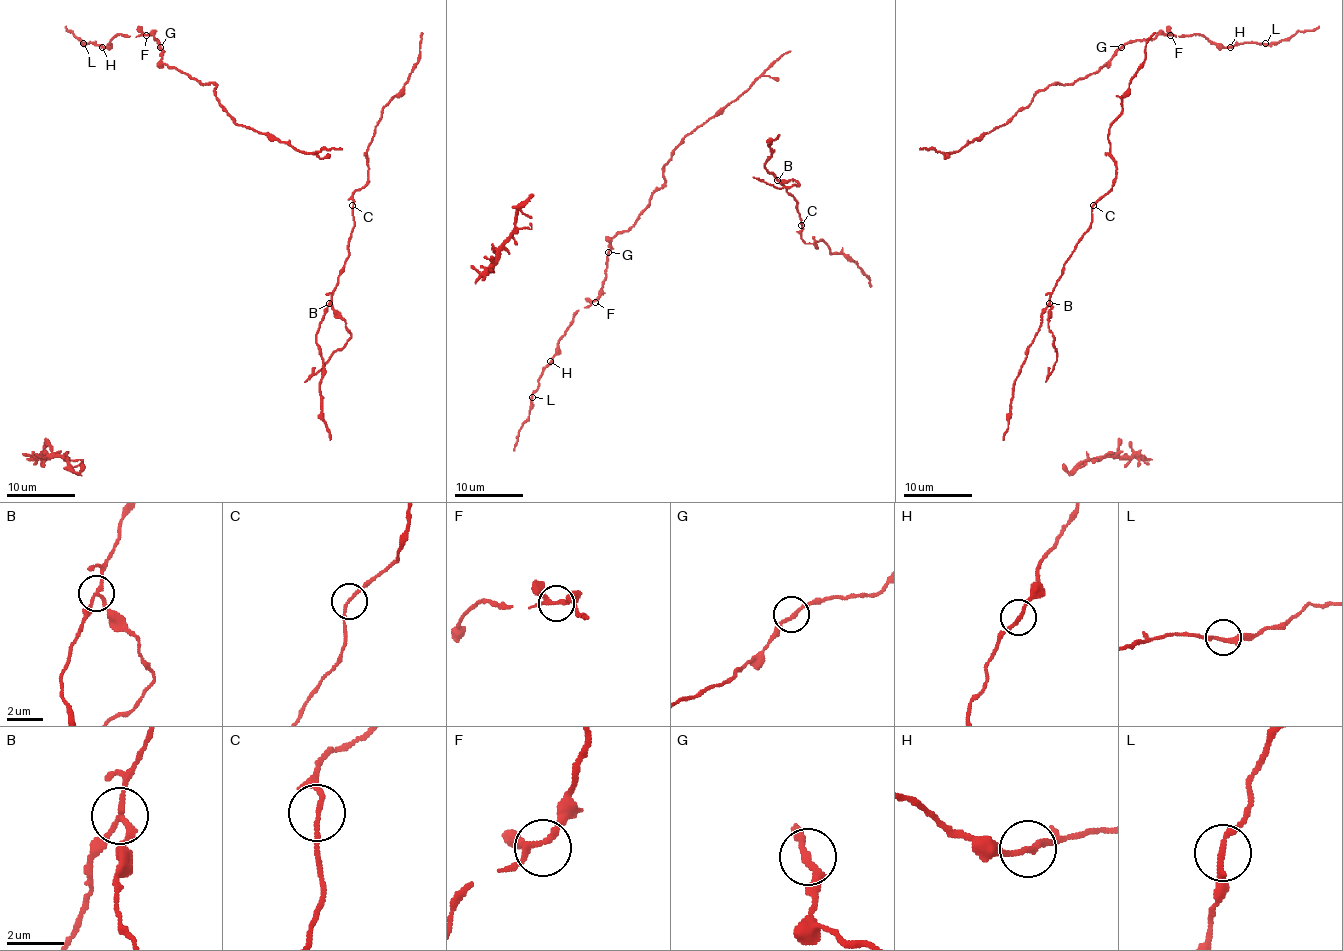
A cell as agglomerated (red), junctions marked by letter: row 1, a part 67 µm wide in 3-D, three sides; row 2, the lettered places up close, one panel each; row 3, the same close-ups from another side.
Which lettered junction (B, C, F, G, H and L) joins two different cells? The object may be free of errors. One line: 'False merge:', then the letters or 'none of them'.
False merge: B

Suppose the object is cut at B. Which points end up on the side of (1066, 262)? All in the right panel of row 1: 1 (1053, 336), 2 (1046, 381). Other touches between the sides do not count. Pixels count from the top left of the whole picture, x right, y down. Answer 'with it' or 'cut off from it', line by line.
1: cut off from it
2: cut off from it

